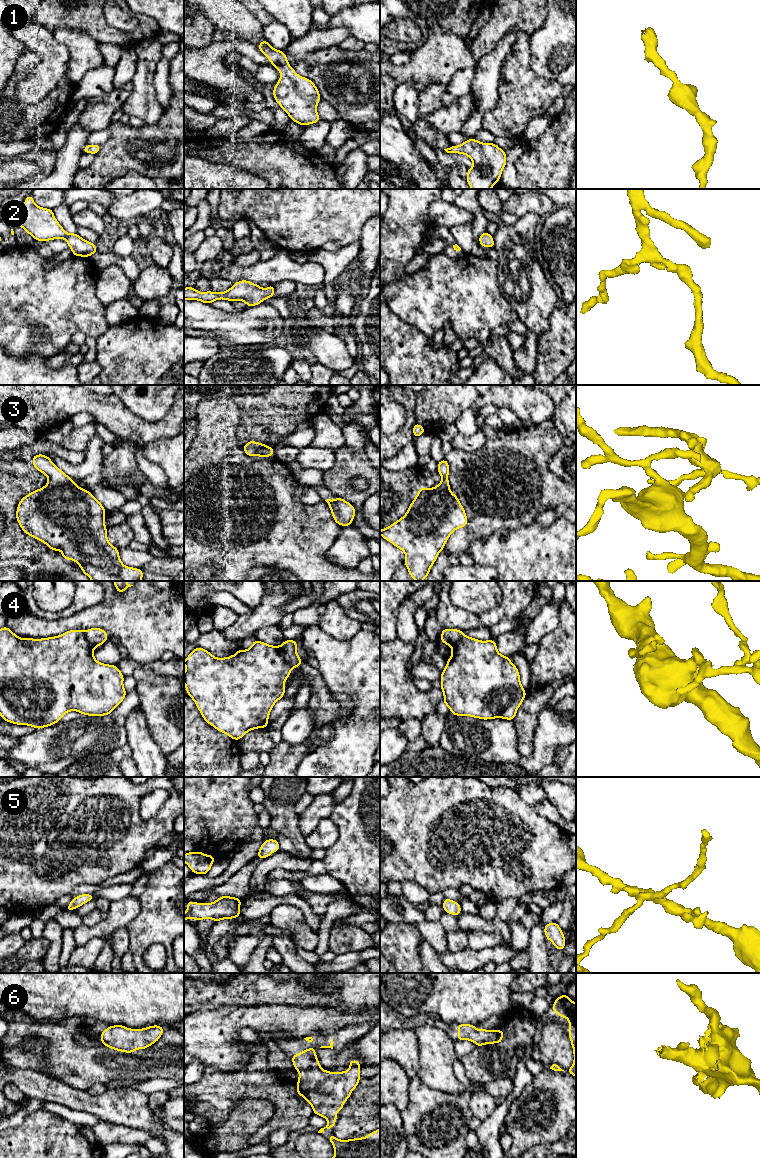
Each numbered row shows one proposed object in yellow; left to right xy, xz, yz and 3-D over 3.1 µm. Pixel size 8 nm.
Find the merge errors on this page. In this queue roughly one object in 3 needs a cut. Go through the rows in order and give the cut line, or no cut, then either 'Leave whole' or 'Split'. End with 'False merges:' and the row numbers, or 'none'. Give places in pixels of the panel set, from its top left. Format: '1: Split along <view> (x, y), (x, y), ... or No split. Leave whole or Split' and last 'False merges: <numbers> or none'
1: No split. Leave whole
2: No split. Leave whole
3: No split. Leave whole
4: Split along xz (278, 647), (282, 658), (292, 668). Split
5: No split. Leave whole
6: No split. Leave whole
False merges: 4

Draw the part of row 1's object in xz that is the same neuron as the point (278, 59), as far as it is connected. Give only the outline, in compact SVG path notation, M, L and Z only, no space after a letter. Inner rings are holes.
M265 38L257 47L281 74L273 89L273 97L280 107L302 126L319 122L317 105L321 96L313 81L298 75L284 51L272 48Z

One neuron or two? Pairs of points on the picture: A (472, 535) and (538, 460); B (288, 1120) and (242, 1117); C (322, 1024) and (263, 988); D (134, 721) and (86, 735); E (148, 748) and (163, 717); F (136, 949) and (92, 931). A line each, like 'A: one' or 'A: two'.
A: one
B: two
C: two
D: two
E: two
F: two

